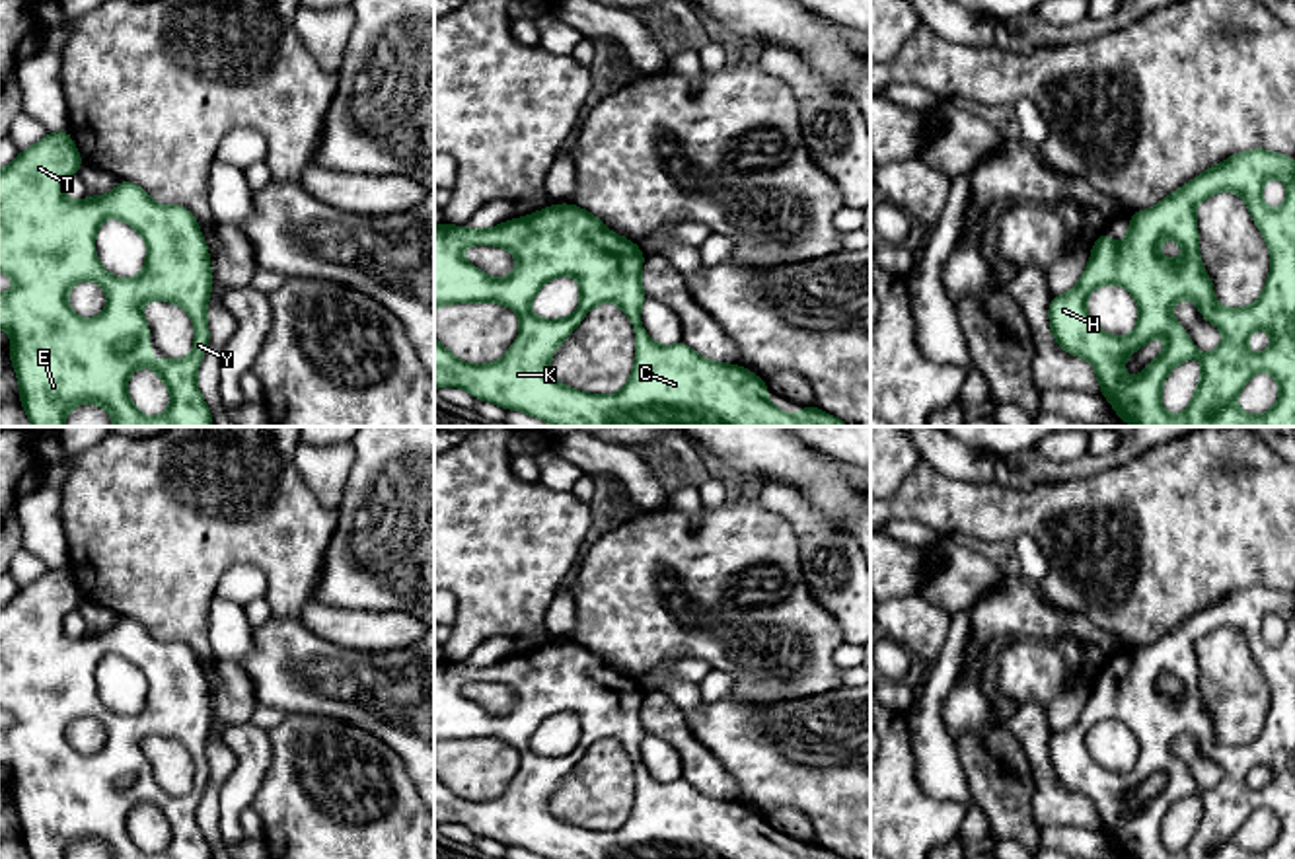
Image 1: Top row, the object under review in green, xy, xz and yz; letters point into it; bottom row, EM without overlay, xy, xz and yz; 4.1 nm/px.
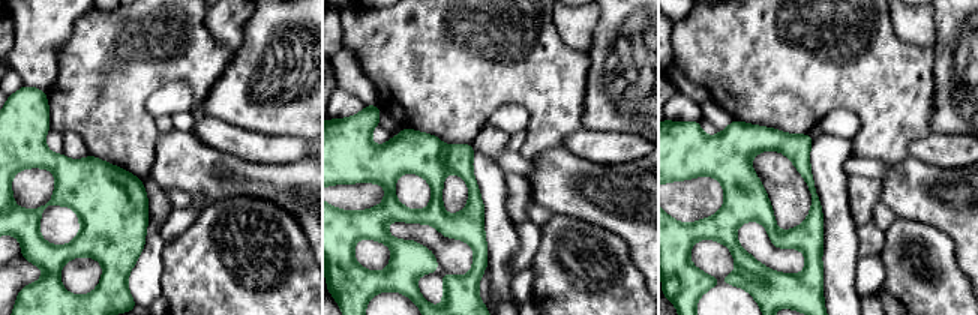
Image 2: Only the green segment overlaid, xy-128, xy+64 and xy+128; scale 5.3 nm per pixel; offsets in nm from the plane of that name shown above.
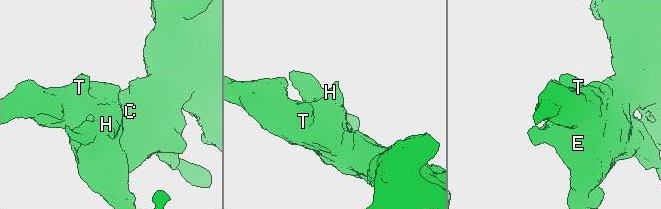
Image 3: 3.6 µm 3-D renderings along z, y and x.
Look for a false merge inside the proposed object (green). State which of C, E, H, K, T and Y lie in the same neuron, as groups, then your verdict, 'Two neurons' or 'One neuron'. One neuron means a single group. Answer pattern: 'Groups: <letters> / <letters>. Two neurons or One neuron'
Groups: C E H K T Y. One neuron

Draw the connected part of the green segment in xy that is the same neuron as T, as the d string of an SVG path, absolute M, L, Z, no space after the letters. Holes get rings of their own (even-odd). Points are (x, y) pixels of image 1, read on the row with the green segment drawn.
M64 129L49 131L41 142L0 169L0 271L16 282L10 292L0 294L0 329L8 329L12 337L8 355L19 382L19 403L33 427L64 427L68 411L80 403L101 405L113 427L212 427L210 409L197 388L197 368L210 341L206 306L212 288L201 228L189 208L156 205L132 181L119 179L103 197L68 201L64 181L82 164ZM107 218L130 224L148 245L144 271L136 279L113 277L95 257L95 234ZM80 280L95 280L107 294L107 306L97 317L84 319L68 306L68 292ZM148 300L173 302L189 314L195 343L187 358L150 358L150 329L142 316ZM142 366L152 368L169 390L171 405L164 415L146 417L129 399L129 376Z

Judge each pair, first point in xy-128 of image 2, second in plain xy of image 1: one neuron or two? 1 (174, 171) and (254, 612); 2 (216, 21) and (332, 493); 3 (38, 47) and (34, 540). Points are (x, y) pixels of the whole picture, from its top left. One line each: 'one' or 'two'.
1: two
2: one
3: one

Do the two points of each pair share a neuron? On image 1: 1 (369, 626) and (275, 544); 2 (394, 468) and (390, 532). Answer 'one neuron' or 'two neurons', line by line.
1: two neurons
2: one neuron

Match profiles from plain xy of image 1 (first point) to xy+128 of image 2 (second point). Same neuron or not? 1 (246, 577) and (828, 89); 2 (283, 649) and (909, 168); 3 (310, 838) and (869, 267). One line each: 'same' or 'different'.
1: different
2: same
3: different

